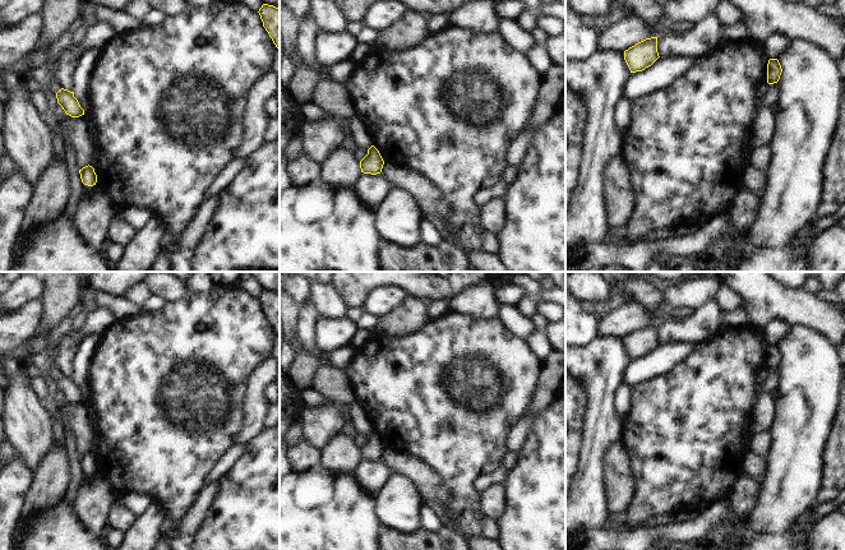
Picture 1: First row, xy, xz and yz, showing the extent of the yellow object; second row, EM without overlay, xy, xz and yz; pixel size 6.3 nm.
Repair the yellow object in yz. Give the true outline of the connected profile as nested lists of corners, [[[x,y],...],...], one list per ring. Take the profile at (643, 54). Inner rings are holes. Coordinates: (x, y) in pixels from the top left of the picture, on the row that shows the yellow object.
[[[657,37],[646,38],[624,51],[624,60],[631,73],[645,70],[659,57]]]

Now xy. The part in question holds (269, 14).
[[[263,4],[258,13],[263,22],[263,27],[268,32],[276,47],[280,48],[280,8]]]

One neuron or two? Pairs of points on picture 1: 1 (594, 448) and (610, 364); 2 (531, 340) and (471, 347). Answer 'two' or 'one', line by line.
1: one
2: two

